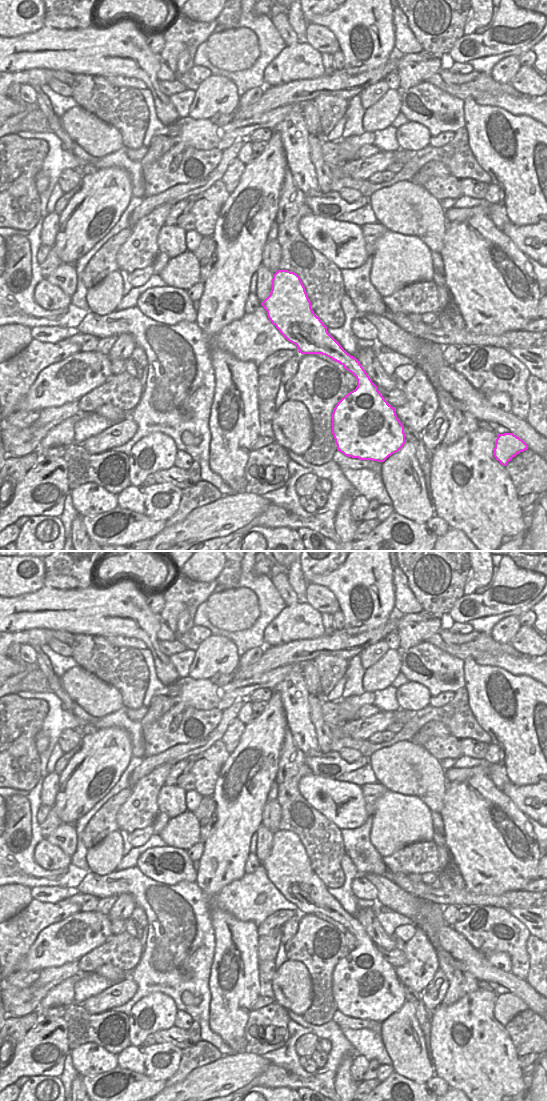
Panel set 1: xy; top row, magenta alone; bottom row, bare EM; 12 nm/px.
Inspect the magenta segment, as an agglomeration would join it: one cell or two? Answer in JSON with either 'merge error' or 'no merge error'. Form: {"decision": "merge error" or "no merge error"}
{"decision": "no merge error"}

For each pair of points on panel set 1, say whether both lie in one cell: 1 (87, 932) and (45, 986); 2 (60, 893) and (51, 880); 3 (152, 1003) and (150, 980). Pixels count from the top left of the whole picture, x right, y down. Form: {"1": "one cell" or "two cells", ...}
{"1": "two cells", "2": "two cells", "3": "two cells"}

